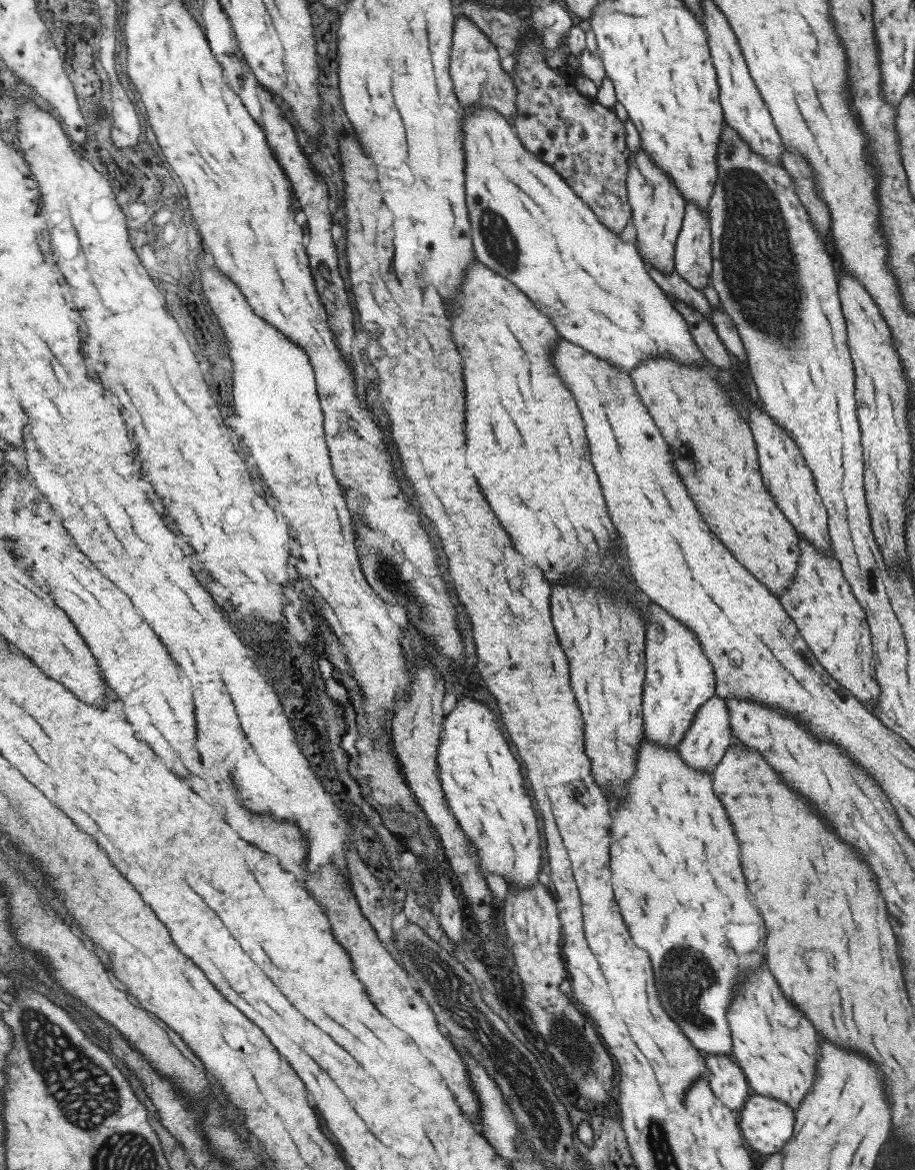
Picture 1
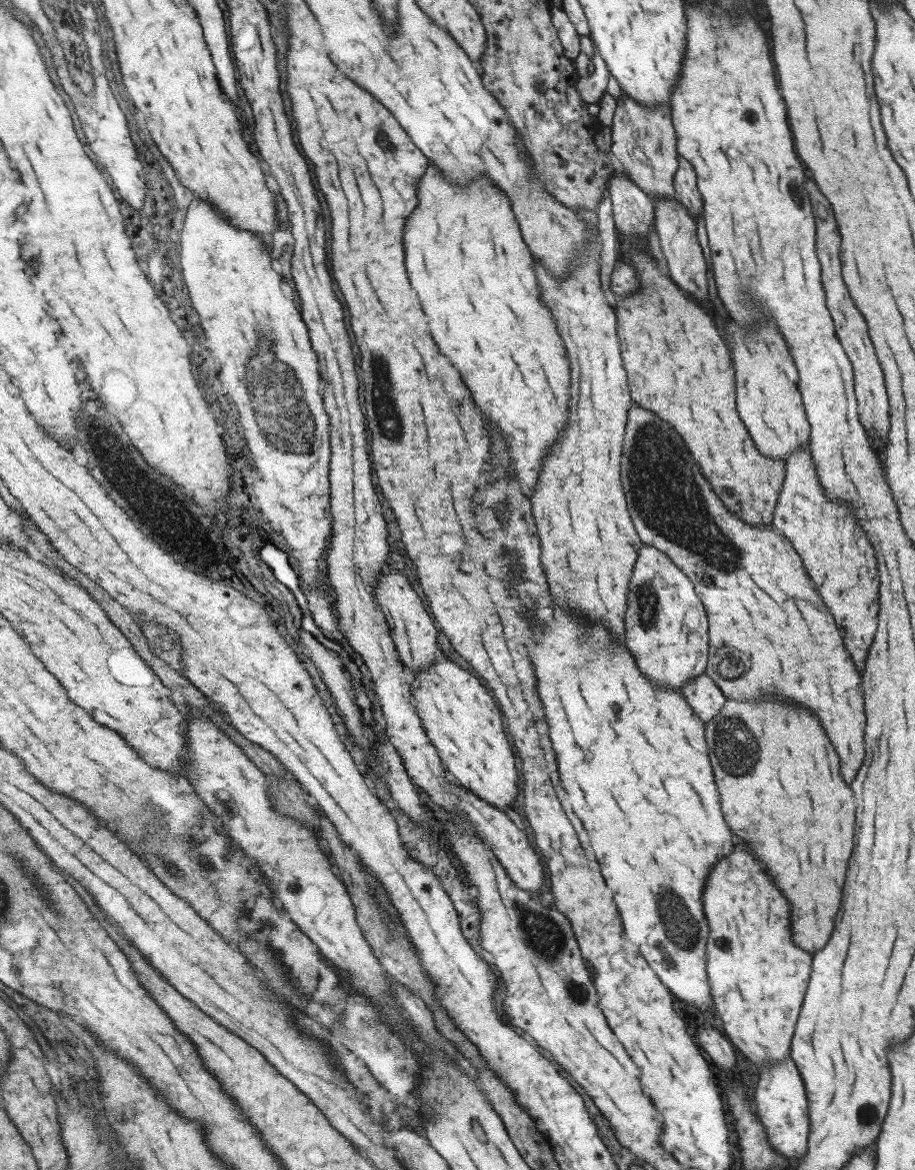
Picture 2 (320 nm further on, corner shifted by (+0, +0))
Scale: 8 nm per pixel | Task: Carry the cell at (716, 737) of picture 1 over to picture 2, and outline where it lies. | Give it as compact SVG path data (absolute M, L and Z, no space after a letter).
M704 673L693 678L692 681L687 681L687 684L681 688L681 694L703 726L715 720L716 714L720 712L726 701L721 690L718 690L712 679Z

